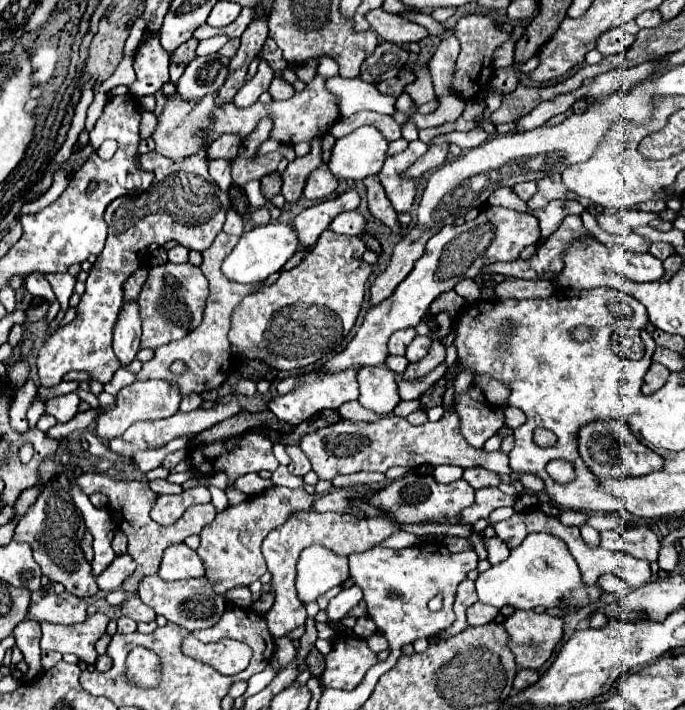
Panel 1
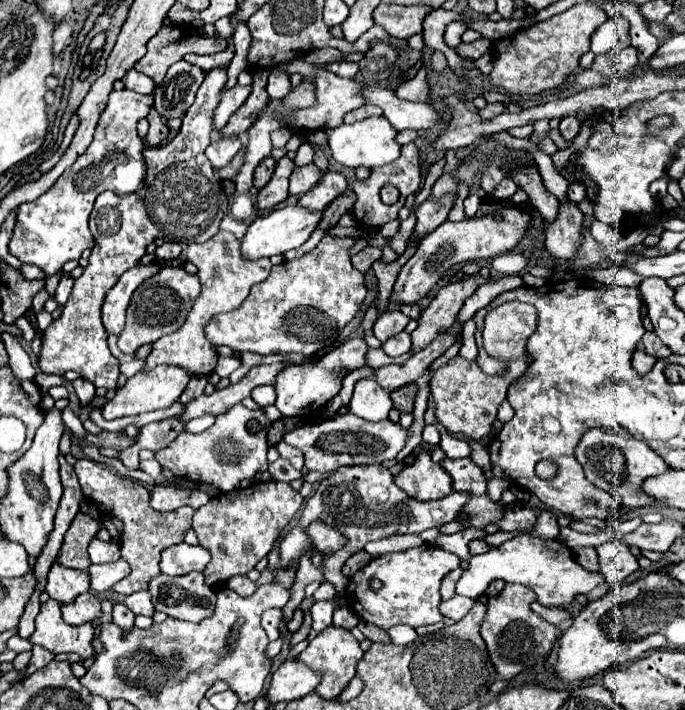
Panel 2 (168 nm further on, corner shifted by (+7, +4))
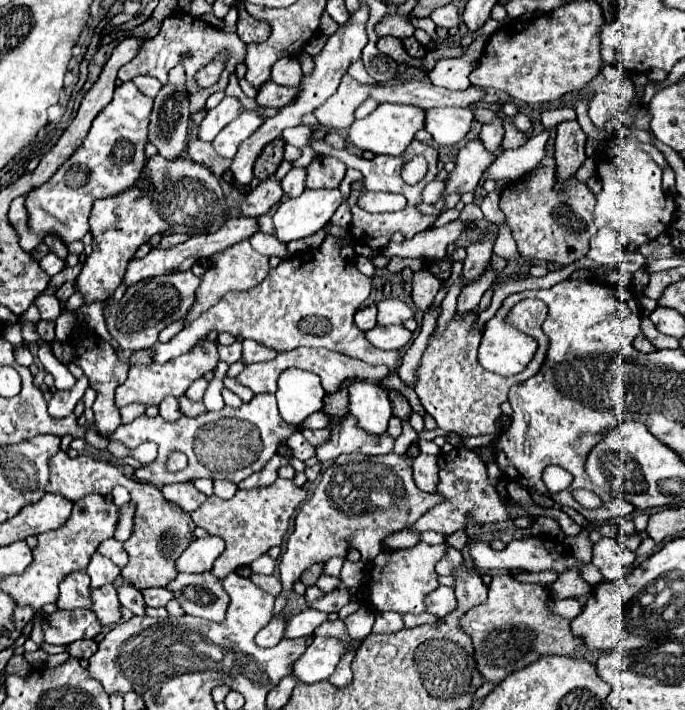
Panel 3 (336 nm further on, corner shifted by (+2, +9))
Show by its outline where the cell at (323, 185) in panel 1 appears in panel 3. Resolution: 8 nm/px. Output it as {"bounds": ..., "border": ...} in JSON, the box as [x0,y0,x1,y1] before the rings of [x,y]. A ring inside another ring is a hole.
{"bounds":[281,168,305,196],"border":[[[291,168],[281,180],[281,186],[287,196],[301,196],[305,190],[305,168]]]}

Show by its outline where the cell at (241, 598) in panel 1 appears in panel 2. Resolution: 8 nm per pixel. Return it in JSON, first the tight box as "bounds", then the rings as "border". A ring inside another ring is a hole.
{"bounds":[228,577,256,595],"border":[[[232,577],[230,581],[228,581],[228,587],[232,587],[238,595],[252,595],[254,591],[256,591],[256,583],[254,581],[250,581],[248,577]]]}

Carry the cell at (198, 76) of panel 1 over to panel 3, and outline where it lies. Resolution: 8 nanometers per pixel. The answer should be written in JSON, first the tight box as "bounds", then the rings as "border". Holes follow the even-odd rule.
{"bounds":[149,64,189,158],"border":[[[179,64],[169,70],[169,82],[161,86],[155,96],[155,106],[149,124],[149,142],[157,146],[159,154],[165,158],[177,158],[187,144],[187,122],[189,122],[189,92],[185,88],[185,70]]]}

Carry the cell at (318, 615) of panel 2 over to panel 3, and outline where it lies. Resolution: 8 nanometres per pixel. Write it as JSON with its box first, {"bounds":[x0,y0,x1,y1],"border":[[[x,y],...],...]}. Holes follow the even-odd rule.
{"bounds":[285,608,329,638],"border":[[[307,608],[305,612],[293,616],[291,622],[287,622],[285,638],[301,638],[301,636],[307,636],[307,634],[313,634],[315,628],[327,620],[327,616],[329,616],[327,612]]]}

